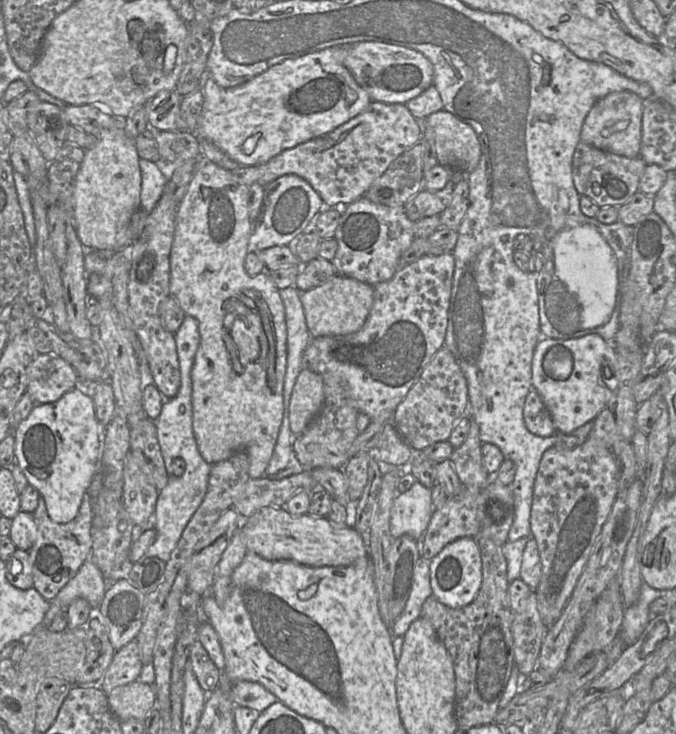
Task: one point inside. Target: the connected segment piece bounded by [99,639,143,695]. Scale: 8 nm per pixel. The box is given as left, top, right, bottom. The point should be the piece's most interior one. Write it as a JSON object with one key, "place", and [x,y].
{"place":[126,666]}

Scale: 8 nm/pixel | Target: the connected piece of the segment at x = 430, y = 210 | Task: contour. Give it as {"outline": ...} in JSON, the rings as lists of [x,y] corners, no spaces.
{"outline":[[[449,180],[445,187],[438,191],[422,189],[404,205],[407,217],[416,222],[424,217],[440,215],[452,200],[454,186]]]}

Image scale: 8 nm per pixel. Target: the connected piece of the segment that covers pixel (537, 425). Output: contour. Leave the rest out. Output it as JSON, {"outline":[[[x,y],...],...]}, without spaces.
{"outline":[[[532,388],[526,397],[523,409],[526,428],[540,437],[549,437],[557,433],[552,417],[539,393]]]}

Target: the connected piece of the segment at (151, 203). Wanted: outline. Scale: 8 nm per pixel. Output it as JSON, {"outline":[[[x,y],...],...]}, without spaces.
{"outline":[[[140,158],[141,170],[141,208],[148,214],[160,200],[169,181],[162,164]]]}

